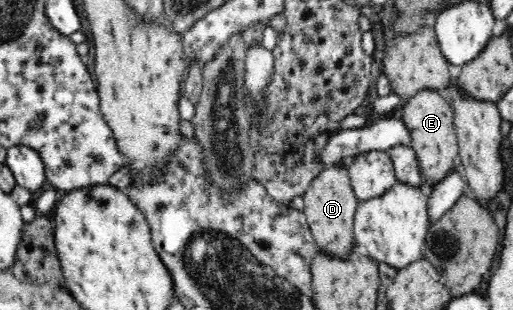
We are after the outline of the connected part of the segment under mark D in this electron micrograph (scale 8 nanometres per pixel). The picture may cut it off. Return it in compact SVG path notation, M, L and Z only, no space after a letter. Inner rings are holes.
M343 165L325 167L314 179L303 194L304 214L319 251L336 258L347 258L353 248L355 210L359 200L351 187L348 170Z

